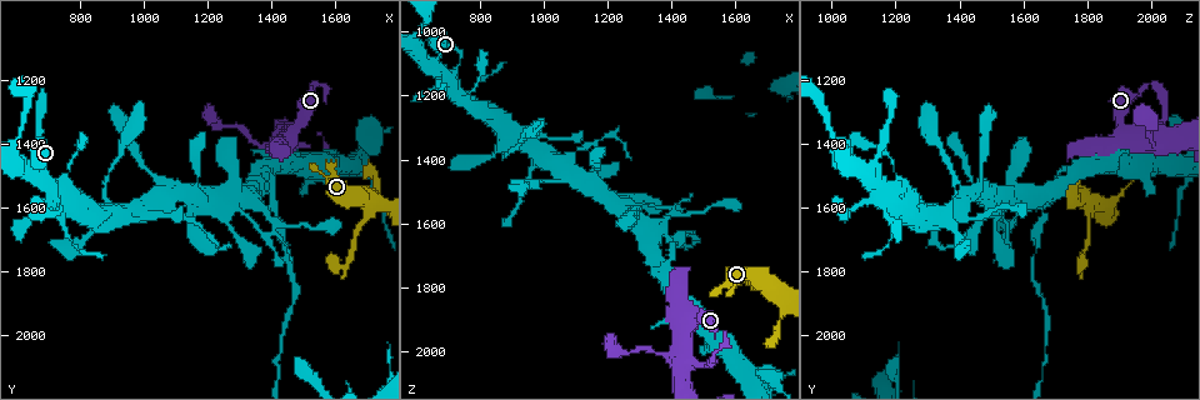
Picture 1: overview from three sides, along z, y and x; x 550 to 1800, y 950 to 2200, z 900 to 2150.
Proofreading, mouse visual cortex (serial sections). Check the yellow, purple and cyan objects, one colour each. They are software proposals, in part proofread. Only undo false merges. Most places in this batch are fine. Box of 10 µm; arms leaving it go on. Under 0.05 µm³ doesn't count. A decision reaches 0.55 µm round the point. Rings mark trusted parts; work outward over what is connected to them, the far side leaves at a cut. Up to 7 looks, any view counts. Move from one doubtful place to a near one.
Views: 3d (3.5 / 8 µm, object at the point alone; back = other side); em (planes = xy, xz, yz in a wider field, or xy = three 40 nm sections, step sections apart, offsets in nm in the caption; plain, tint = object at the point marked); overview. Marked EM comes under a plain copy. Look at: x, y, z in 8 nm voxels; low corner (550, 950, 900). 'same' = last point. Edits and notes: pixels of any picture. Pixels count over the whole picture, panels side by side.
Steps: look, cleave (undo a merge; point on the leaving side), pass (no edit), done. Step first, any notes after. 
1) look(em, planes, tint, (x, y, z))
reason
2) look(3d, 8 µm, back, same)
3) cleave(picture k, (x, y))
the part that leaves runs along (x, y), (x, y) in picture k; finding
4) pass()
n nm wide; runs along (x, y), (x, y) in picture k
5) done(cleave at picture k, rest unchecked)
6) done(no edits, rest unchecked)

look(3d, 8 µm, (1340, 1570, 1630))
looks like a crossing

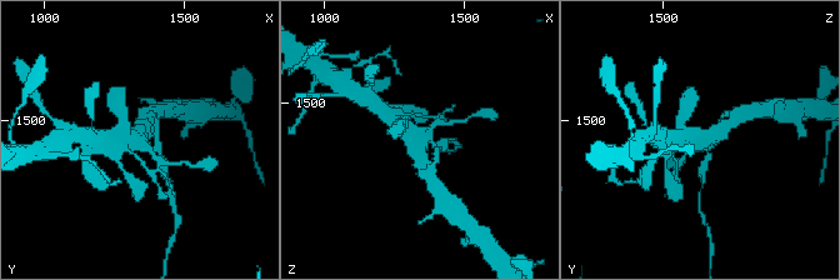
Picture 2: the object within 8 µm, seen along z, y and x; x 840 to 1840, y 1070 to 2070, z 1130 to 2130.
look(em, xy, step 1, tint, same)
4 arms; arms of 150, 150, 400, 400 nm

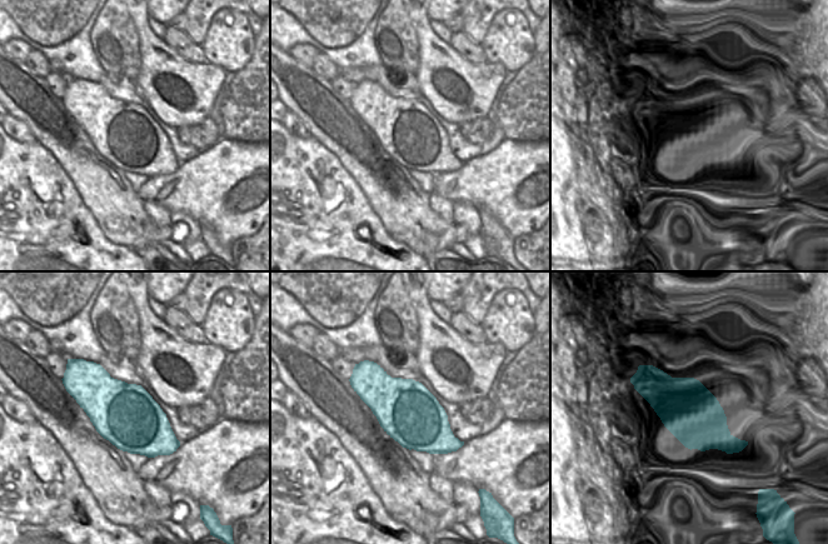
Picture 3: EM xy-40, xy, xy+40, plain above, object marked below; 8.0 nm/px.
cleave(picture 2, (701, 170))
the part that leaves runs along (704, 150), (709, 150), (703, 186) in picture 2; a second cell is stuck on

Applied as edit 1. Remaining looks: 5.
look(3d, 3.5 µm, (1170, 1510, 1440))
thin neck

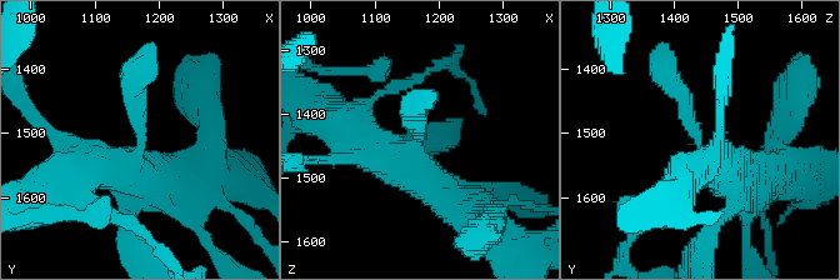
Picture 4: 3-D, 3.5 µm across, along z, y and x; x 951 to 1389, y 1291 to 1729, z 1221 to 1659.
look(em, xy, step 3, tint, (1175, 1500, 1435))
arms of 250, 500 nm

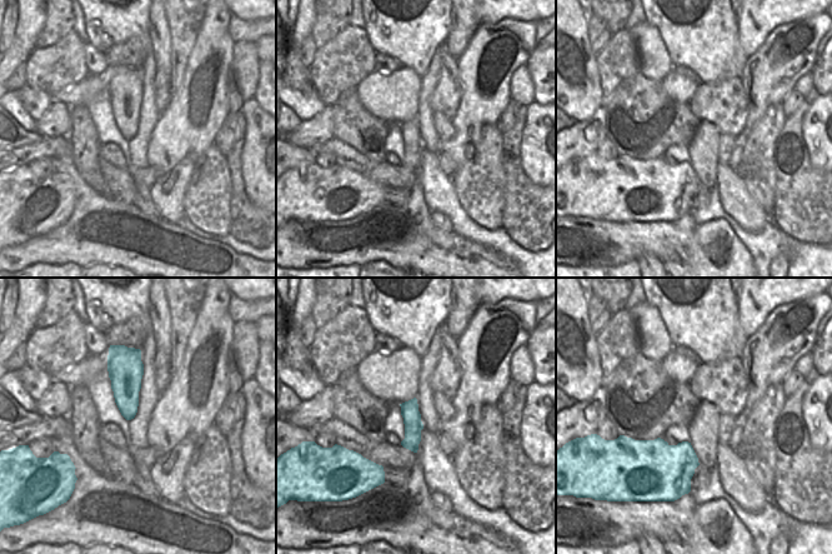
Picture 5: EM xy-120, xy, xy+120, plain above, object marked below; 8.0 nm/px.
pass()
runs along (414, 402), (414, 448) in picture 5; continuous, no second cell

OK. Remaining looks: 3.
look(3d, 8 µm, (1410, 1410, 2010))
looks like a crossing

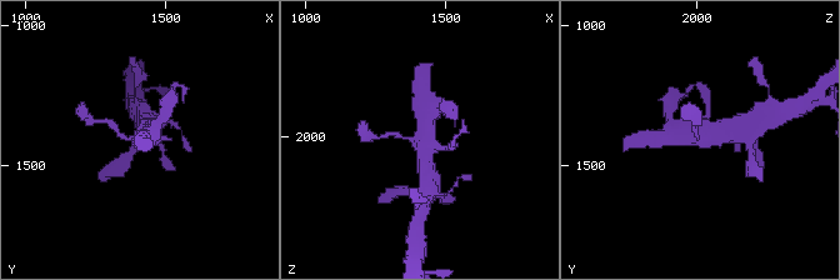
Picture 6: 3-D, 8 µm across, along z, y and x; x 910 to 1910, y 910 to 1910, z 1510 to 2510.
look(em, xy, step 5, tint, same)
need the tissue

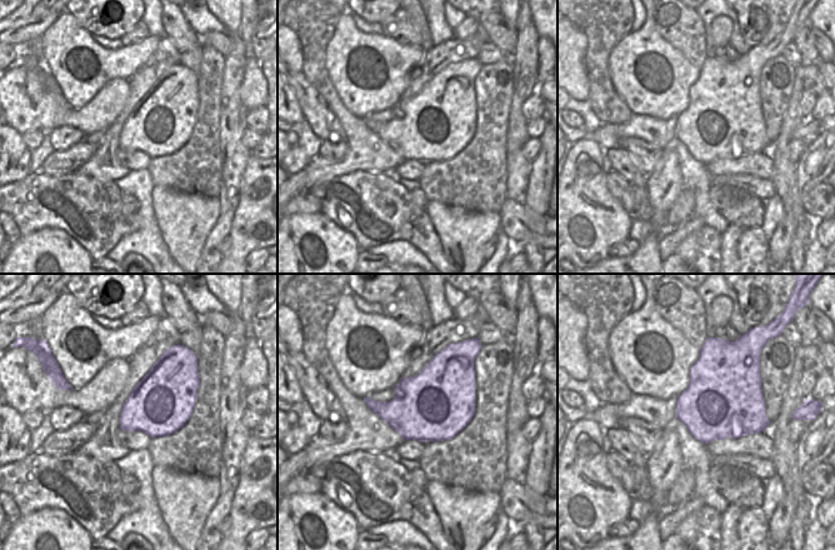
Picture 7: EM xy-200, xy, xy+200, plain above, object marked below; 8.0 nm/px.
pass()
runs along (436, 111), (426, 124), (426, 171) in picture 6; all the same cell

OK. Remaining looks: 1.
done(cleave at picture 2, rest unchecked)

